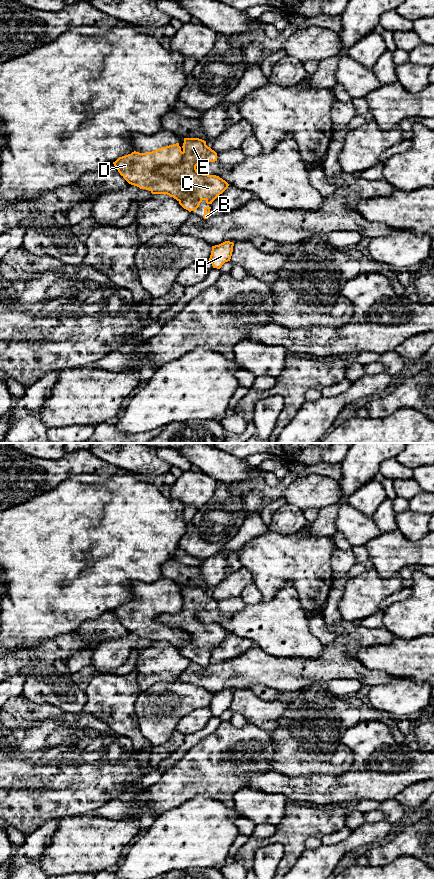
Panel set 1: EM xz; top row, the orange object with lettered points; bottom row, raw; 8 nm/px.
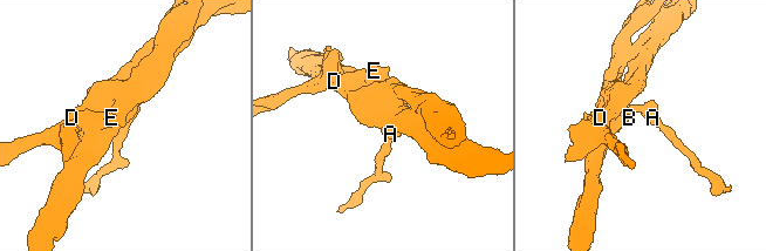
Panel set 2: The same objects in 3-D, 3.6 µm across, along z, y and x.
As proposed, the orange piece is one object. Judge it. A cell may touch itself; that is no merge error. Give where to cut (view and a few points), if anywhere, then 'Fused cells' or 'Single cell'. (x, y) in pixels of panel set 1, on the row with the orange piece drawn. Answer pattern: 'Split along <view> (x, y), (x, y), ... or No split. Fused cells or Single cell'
Split along xz (183, 152), (179, 162), (155, 169), (189, 187), (179, 200). Fused cells

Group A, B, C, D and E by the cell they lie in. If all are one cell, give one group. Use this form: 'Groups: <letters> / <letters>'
Groups: A B C E / D

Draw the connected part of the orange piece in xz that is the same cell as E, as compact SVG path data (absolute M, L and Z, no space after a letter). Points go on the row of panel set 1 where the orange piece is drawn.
M184 138L182 161L178 164L164 164L155 169L158 174L178 180L190 187L184 193L179 204L189 212L195 211L205 200L207 204L222 194L229 184L216 175L199 172L196 166L201 163L217 161L217 153L199 138Z

